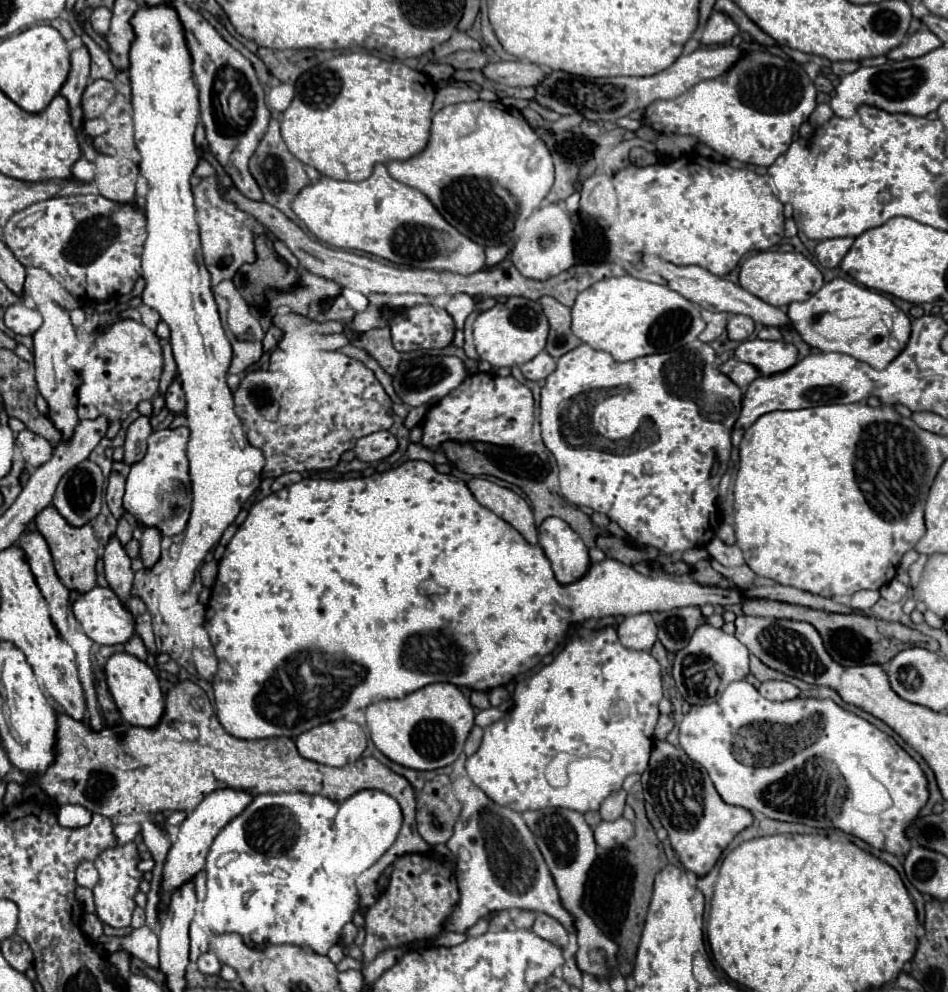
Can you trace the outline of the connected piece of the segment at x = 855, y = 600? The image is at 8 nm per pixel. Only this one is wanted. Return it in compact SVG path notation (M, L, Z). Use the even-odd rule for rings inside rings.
M858 591L852 595L852 609L854 611L868 611L880 599L878 591Z

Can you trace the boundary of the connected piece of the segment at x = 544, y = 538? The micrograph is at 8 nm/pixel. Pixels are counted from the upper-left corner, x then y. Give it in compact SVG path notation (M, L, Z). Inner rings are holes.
M548 517L540 525L540 547L552 563L552 571L560 585L570 585L582 579L590 569L588 547L582 539L558 517Z

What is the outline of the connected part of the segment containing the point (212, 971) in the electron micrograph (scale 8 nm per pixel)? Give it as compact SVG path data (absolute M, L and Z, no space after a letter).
M204 953L200 959L198 959L198 969L206 975L218 975L220 969L222 969L222 963L216 959L214 953Z

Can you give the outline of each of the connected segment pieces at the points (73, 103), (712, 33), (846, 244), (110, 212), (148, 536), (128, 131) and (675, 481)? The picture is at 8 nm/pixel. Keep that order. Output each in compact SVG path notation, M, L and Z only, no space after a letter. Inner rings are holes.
M82 45L80 49L76 49L76 51L70 53L70 59L72 59L72 69L70 69L70 75L68 75L66 83L64 83L64 87L60 89L60 93L68 99L70 109L72 109L72 111L78 111L80 101L82 101L82 95L84 95L84 89L86 89L86 85L88 85L90 53L88 53L88 49Z
M714 11L704 27L704 33L702 33L702 43L704 45L720 45L720 43L728 43L732 41L732 37L740 33L738 25L724 13L720 11Z
M852 237L820 241L820 243L816 245L816 257L818 257L820 265L822 265L822 267L828 267L828 269L838 267L840 261L844 259L846 251L852 247L852 243L854 243Z
M102 195L52 197L12 215L4 227L2 241L22 265L48 271L72 295L90 297L94 303L132 291L140 277L146 219L138 207L108 201ZM70 265L82 265L78 275L72 273Z
M142 527L142 541L140 541L140 559L144 567L150 569L160 561L160 541L162 533L158 527Z
M116 95L114 103L104 111L104 119L108 123L106 141L114 149L128 149L134 145L132 131L132 105L124 95Z
M694 341L680 351L646 355L646 357L626 361L626 363L618 363L612 359L610 353L596 351L584 343L576 347L574 351L568 351L566 355L562 355L558 359L556 371L546 377L546 385L542 387L542 399L540 399L540 427L542 427L542 439L546 447L552 451L552 455L558 461L560 489L568 503L578 505L578 507L590 507L598 513L604 513L638 543L658 547L658 551L666 551L666 555L676 555L676 553L682 553L684 549L706 547L716 535L716 529L720 525L718 507L716 507L718 483L720 483L720 477L728 469L730 451L732 451L730 435L740 415L740 409L742 409L742 389L730 383L730 379L726 379L726 375L720 373L720 369L716 367L714 349L702 341Z

